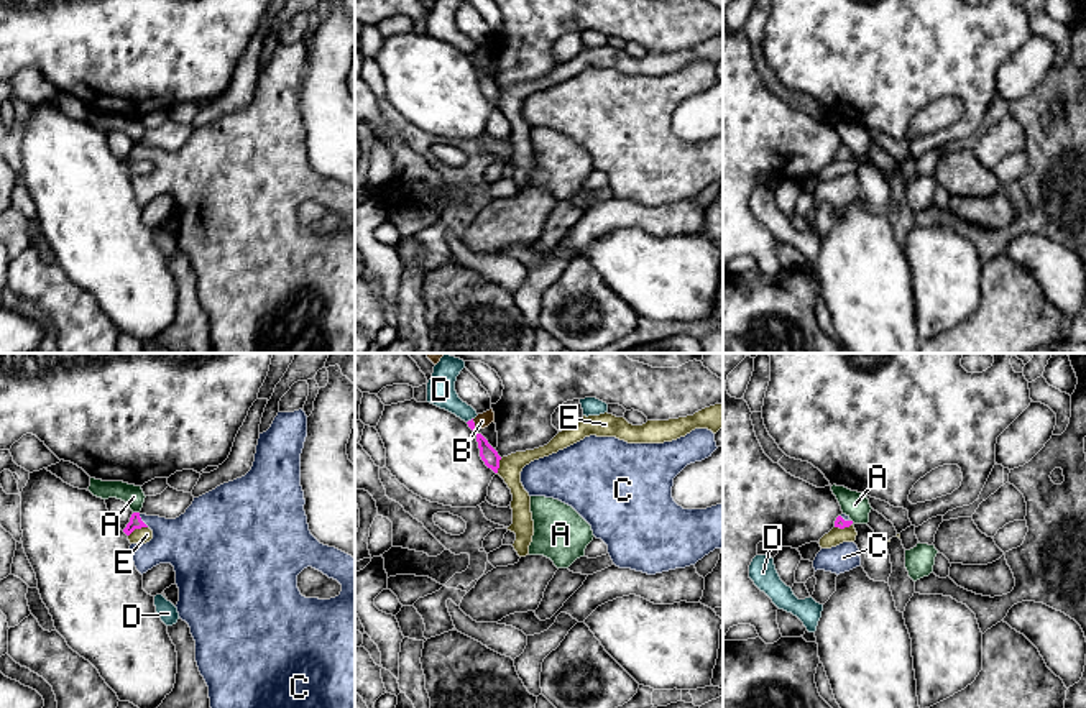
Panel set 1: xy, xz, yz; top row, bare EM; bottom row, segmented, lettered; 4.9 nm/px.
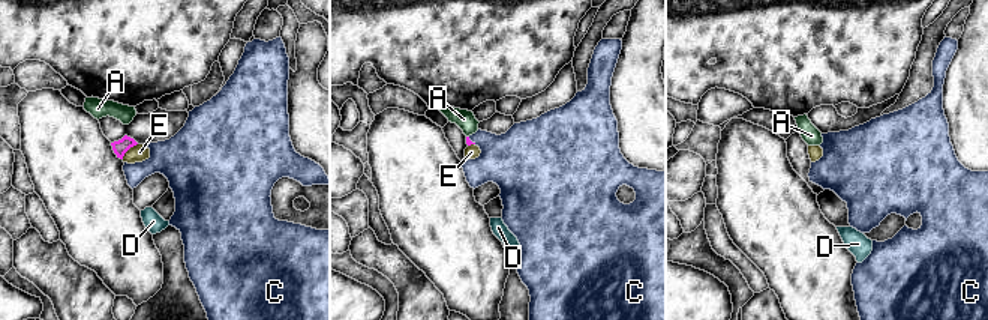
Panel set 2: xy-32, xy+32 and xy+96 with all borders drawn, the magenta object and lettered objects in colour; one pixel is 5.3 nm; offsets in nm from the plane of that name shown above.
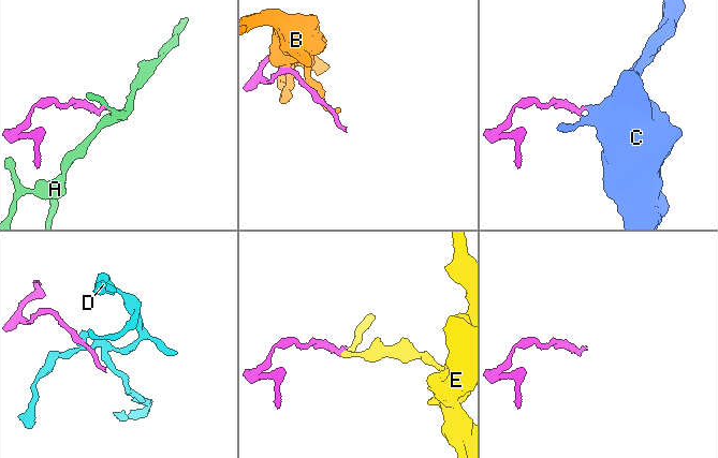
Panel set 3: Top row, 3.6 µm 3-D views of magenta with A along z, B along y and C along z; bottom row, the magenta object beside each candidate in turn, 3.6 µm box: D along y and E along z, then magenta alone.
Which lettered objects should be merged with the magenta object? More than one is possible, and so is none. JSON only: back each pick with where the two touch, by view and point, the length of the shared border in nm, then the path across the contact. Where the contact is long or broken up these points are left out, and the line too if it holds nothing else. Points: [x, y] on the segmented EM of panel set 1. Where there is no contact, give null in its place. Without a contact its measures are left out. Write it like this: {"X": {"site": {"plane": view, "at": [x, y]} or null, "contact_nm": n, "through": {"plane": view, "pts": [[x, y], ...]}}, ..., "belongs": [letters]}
{"C": {"site": {"plane": "xy", "at": [142, 521]}, "contact_nm": 80, "through": {"plane": "xy", "pts": [[135, 521], [142, 521], [188, 542]]}}, "belongs": ["C"]}

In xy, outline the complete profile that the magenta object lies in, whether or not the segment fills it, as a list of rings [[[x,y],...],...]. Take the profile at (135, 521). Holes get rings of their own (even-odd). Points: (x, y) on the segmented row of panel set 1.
[[[302,409],[294,412],[278,412],[271,427],[260,434],[251,470],[233,481],[194,498],[192,504],[176,519],[146,516],[133,513],[123,529],[130,536],[135,529],[150,527],[153,539],[146,544],[131,544],[131,557],[136,570],[143,575],[159,563],[171,563],[176,572],[179,601],[176,605],[179,618],[191,628],[196,641],[196,662],[209,687],[210,708],[355,708],[355,559],[335,547],[320,544],[309,531],[304,511],[304,491],[301,486],[301,453],[307,437],[307,416]],[[312,567],[342,585],[338,596],[330,600],[306,598],[297,588],[297,575]]]

